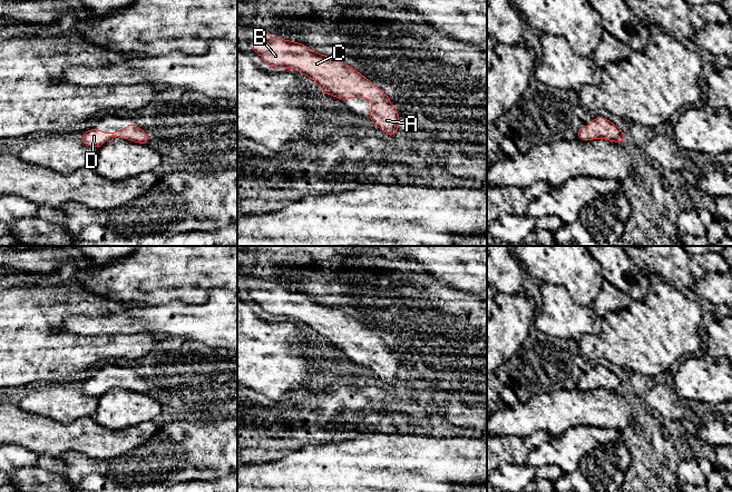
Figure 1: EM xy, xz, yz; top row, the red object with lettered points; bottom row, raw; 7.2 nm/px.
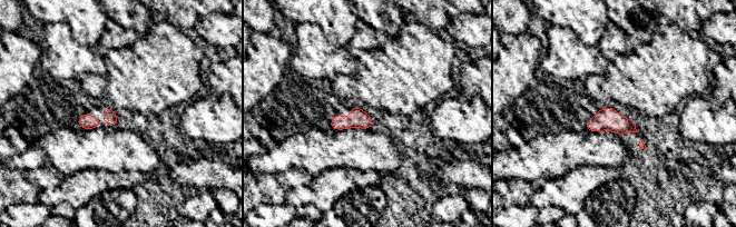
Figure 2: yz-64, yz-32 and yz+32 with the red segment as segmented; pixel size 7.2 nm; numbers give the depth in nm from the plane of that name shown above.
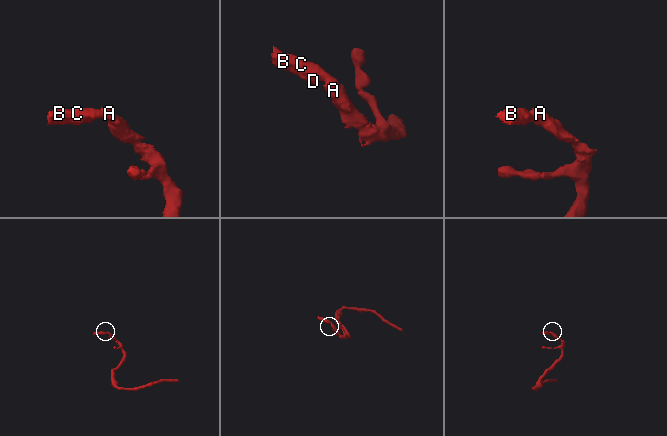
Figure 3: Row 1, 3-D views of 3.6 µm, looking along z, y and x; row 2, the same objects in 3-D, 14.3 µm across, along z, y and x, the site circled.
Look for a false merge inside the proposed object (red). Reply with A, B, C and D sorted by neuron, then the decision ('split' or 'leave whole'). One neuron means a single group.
A B C D; leave whole

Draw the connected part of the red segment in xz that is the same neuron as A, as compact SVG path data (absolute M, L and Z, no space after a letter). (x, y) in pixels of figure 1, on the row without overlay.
M258 277L254 279L251 298L270 316L294 318L304 323L314 329L325 344L342 351L352 346L373 350L369 368L383 380L385 385L396 385L396 380L400 376L399 360L389 352L391 346L353 316L336 307L315 302L301 292L275 288Z

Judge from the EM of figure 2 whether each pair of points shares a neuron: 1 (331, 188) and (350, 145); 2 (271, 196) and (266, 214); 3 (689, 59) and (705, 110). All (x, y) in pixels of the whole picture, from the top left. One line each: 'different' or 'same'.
1: different
2: different
3: different

